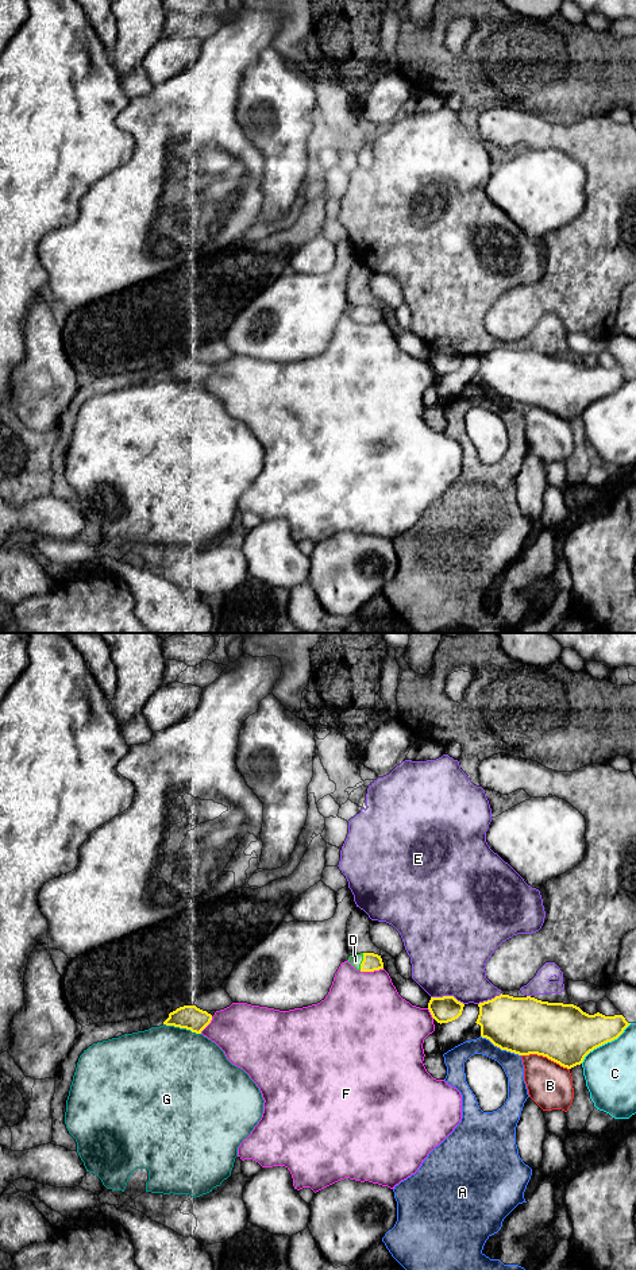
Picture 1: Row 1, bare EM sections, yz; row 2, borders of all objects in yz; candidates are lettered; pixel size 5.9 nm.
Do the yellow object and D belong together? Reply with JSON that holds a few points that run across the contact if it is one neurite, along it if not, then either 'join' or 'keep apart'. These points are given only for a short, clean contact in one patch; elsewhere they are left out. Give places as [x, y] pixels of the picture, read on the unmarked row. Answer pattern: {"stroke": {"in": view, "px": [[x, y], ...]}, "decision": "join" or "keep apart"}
{"stroke": {"in": "yz", "px": [[372, 313], [362, 313], [355, 313]]}, "decision": "join"}

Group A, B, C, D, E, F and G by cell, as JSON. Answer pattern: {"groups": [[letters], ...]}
{"groups": [["A"], ["B"], ["C"], ["D"], ["E"], ["F"], ["G"]]}

